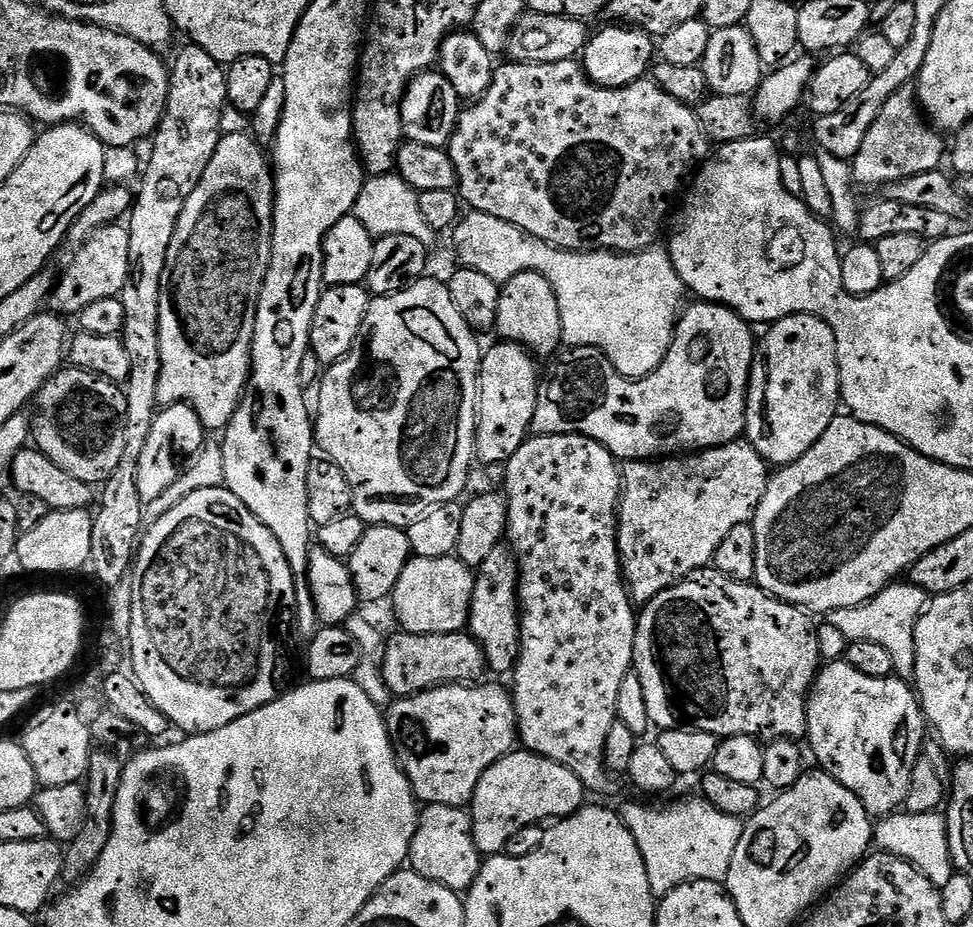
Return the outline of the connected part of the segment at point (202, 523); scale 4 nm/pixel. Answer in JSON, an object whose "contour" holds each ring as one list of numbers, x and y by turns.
{"contour":[[228,487,194,490,190,498,182,498,182,502,178,502,174,510,162,514,158,522,147,525,134,552,130,579,134,598,130,630,132,639,130,664,132,660,133,668,131,671,134,673,134,679,139,682,140,688,150,698,150,702,154,702,154,706,158,706,162,714,166,714,169,725,176,727,177,724,182,730,181,733,184,734,213,732,222,726,230,726,230,722,266,706,281,695,285,687,284,679,288,676,288,648,284,645,284,639,288,636,288,623,291,625,294,620,297,577,293,576,286,562,286,554,282,554,282,546,278,546,278,538,270,534,268,527]]}

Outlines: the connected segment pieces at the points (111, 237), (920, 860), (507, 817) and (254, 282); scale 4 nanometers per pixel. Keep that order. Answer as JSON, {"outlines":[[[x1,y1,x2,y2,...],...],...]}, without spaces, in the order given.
{"outlines":[[[123,223,107,224,93,232,75,251,76,257,65,266,61,276,59,273,50,293,51,311,64,318,75,317,93,302,119,297,130,270,130,234]],[[897,810,885,816,875,825,874,844,881,852,889,852,916,865,916,868,934,882,936,888,946,886,954,874,950,842,948,841,948,822,940,812,914,814,907,810]],[[513,750,480,775,470,805,474,842,485,857,501,855,519,832,543,820,555,822,573,816,585,807,584,796,584,783,566,770,566,766,558,766,558,762,550,762,527,750]],[[239,132,229,136,221,135,218,150,214,150,214,158,210,158,210,166,206,166,206,174,202,174,202,182,194,186,194,194,186,198,186,206,182,206,182,214,178,218,178,226,174,226,174,238,170,238,170,254,166,254,166,262,170,266,188,264,188,276,184,272,169,270,164,273,164,295,160,297,160,357,162,370,158,378,157,405,183,404,187,402,196,409,202,426,209,433,219,433,228,427,236,407,248,387,248,374,252,371,252,343,254,342,254,322,256,321,256,300,260,297,262,282,266,278,266,270,272,253,272,206,276,199,276,181,273,169,264,161,265,149,248,132]]]}

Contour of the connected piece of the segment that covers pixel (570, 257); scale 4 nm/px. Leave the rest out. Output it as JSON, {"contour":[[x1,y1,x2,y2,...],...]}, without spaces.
{"contour":[[469,211,451,229,451,236,459,263,470,270,478,270,478,274,486,274,486,278,496,284,502,286,507,280,523,272,542,274,542,278,550,282,558,298,558,310,564,327,563,343,568,348,600,349,616,367,616,371,629,380,644,379,666,358,668,347,672,344,672,335,676,332,676,322,680,319,682,305,685,303,684,296,686,297,684,283,682,278,678,278,678,270,674,270,674,262,667,247,653,246,643,252,631,254,571,252,542,242,542,238,534,238,534,234,510,222,502,222,502,218,473,211]]}

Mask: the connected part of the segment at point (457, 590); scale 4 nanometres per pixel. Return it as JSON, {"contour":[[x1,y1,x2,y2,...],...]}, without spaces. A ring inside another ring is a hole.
{"contour":[[455,555,442,558,413,556,402,570,390,597,390,605,400,619,399,627,410,634,450,634,462,632,468,626,468,611,472,605,473,569]]}

